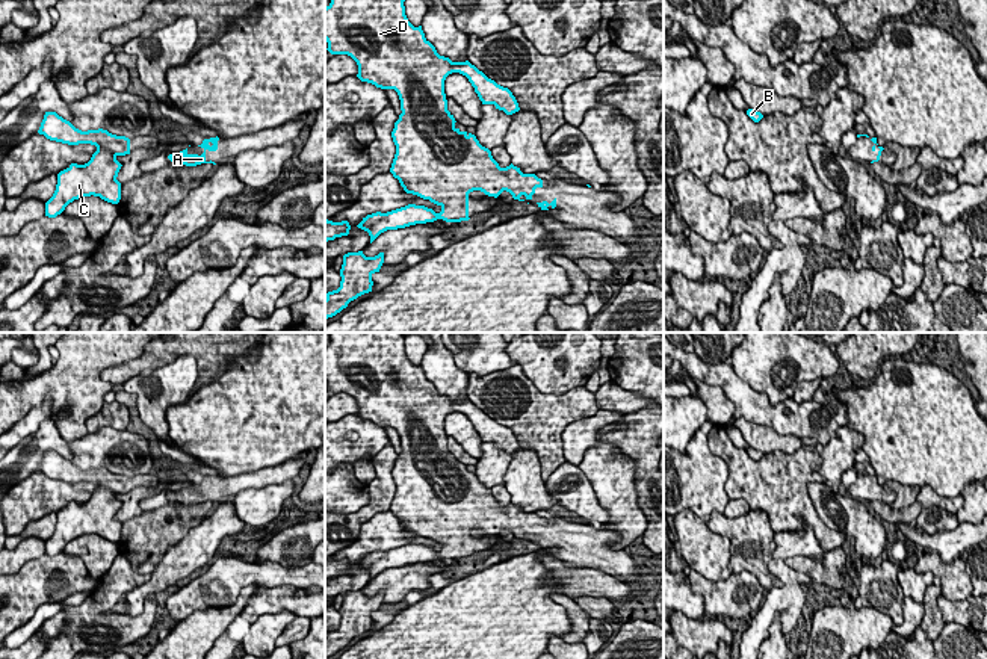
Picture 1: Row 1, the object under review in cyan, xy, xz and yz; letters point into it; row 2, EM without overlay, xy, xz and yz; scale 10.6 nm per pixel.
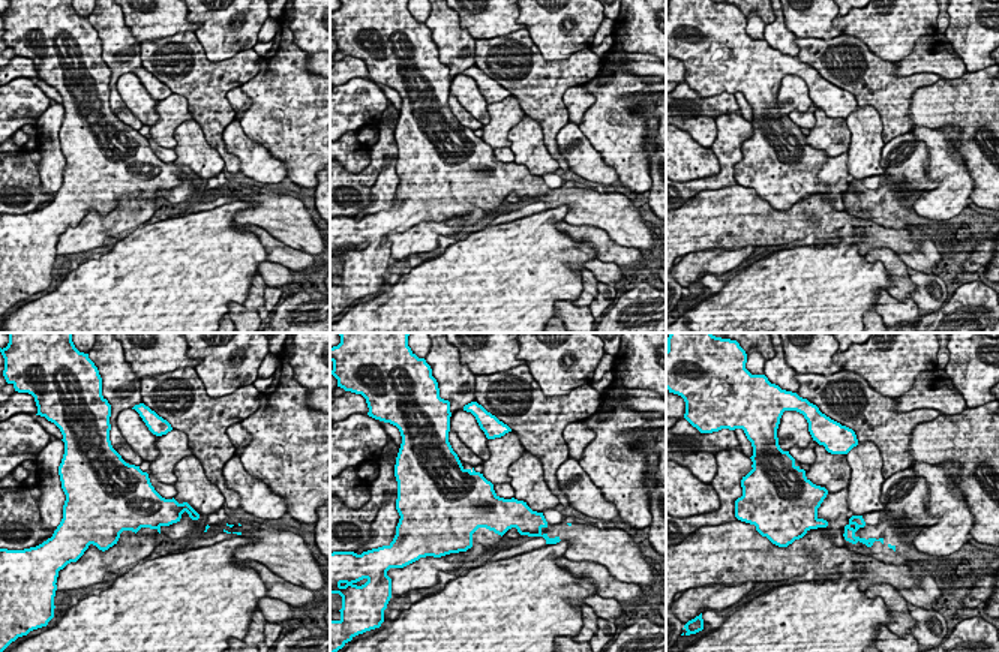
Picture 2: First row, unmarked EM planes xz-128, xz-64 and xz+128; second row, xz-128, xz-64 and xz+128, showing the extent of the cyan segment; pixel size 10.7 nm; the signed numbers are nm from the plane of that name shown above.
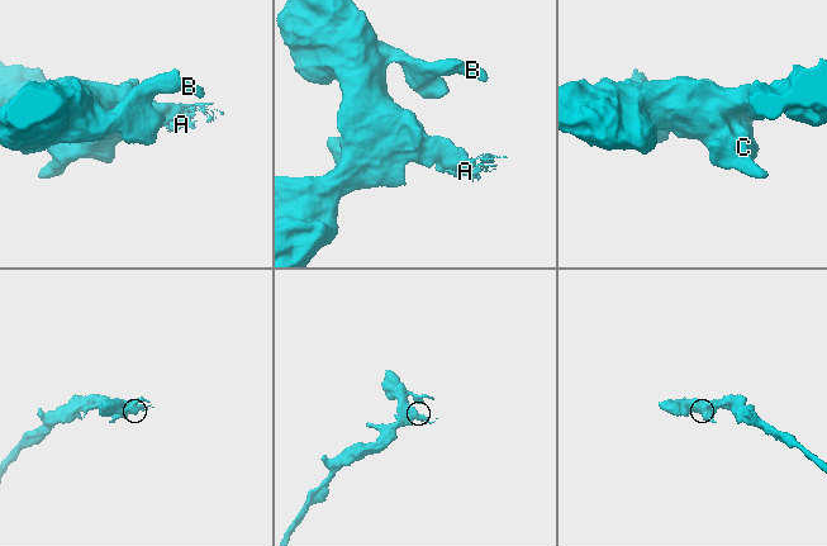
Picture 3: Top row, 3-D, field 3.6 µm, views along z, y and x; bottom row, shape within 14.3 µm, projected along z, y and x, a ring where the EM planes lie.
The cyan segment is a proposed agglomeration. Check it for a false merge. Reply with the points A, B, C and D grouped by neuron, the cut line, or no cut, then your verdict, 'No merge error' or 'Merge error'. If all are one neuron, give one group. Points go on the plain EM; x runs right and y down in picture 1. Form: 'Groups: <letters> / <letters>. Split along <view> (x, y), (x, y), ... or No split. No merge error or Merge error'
Groups: A B C D. No split. No merge error

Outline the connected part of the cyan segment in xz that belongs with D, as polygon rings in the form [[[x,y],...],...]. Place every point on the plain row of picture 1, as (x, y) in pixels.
[[[330,333],[331,342],[325,346],[325,379],[331,393],[348,393],[358,404],[357,416],[381,428],[394,428],[401,438],[399,458],[391,470],[396,484],[396,493],[390,506],[394,517],[407,532],[417,534],[423,538],[441,546],[440,552],[425,544],[408,543],[405,546],[387,550],[372,552],[363,556],[357,564],[370,574],[370,582],[387,568],[405,567],[416,562],[434,561],[443,558],[446,561],[469,559],[469,532],[481,529],[488,535],[497,537],[503,529],[509,531],[514,538],[532,538],[537,526],[543,526],[543,518],[535,512],[523,512],[512,502],[500,506],[493,497],[491,490],[479,482],[475,473],[461,470],[455,466],[455,456],[447,449],[444,432],[444,419],[452,411],[459,411],[469,417],[482,443],[494,443],[496,447],[512,453],[520,449],[518,441],[508,426],[497,423],[479,410],[469,399],[452,401],[449,396],[440,394],[435,385],[425,376],[422,364],[414,366],[405,354],[405,337],[401,333]]]

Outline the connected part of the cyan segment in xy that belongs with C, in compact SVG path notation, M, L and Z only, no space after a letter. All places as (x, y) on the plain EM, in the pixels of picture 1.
M45 450L38 472L68 484L91 482L97 485L88 502L71 502L57 512L56 529L45 541L45 555L56 556L70 541L82 535L94 534L112 543L119 541L121 521L116 515L122 503L116 496L130 493L128 476L112 473L103 467L82 470L56 450Z

